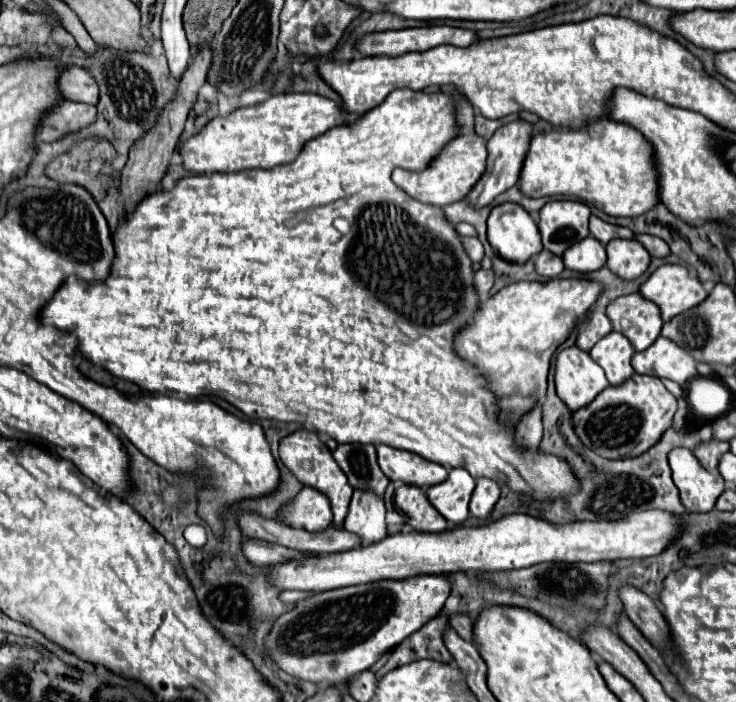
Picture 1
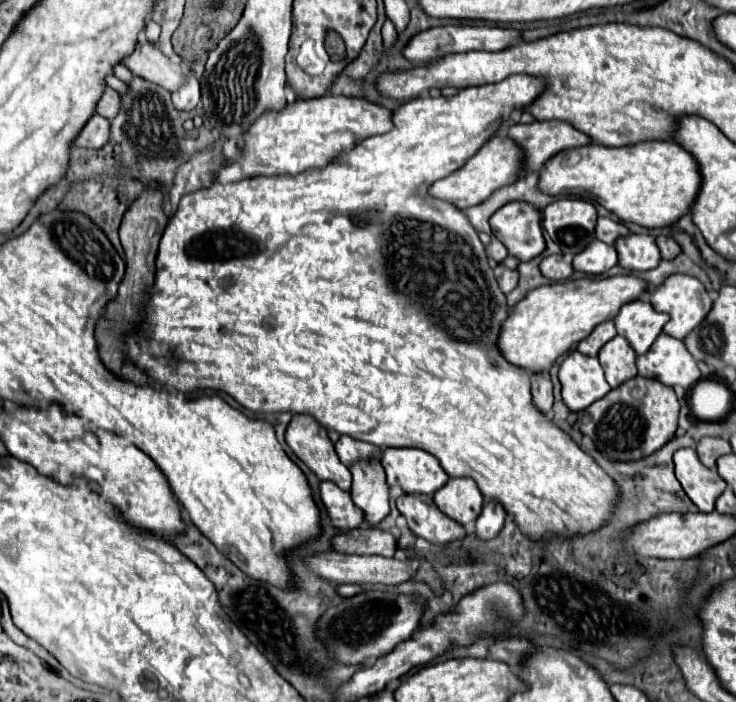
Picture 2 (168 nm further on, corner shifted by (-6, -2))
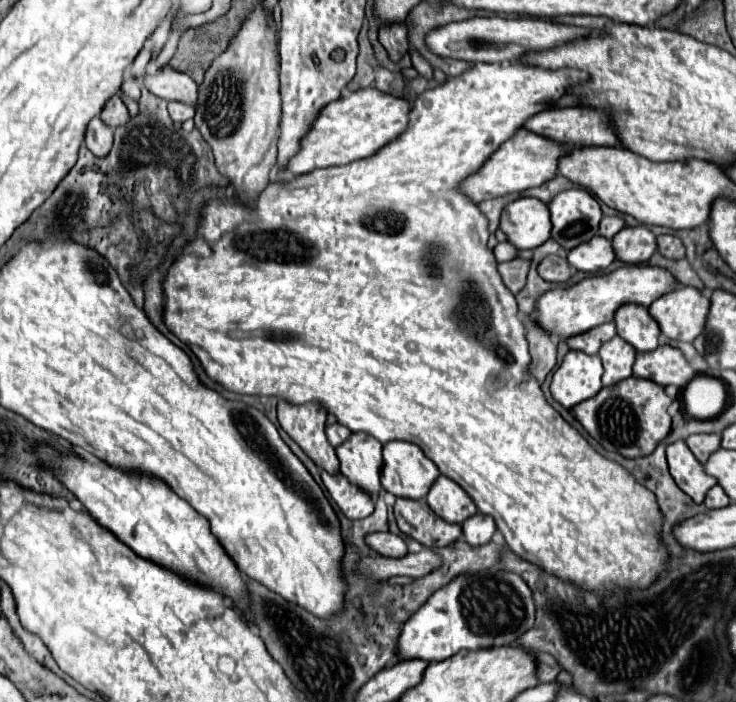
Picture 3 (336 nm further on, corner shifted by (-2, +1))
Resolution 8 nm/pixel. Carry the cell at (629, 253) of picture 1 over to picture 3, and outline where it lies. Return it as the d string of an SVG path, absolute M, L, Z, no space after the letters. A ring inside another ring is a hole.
M624 226L622 232L612 238L612 246L618 260L626 264L642 264L656 252L656 236L644 226Z

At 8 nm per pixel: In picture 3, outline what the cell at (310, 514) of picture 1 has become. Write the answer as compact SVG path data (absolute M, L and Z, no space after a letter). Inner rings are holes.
M322 470L322 482L324 482L326 490L330 492L332 500L340 506L340 510L350 520L366 518L374 512L372 496L366 496L366 492L362 492L362 488L354 488L354 484L350 484L350 480L346 480L346 476L342 476L340 472L330 474L330 472Z

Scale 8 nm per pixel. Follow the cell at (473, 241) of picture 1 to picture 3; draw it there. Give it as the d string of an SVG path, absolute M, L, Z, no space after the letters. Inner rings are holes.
M500 242L494 248L494 254L496 254L498 262L508 262L508 260L514 260L518 256L518 248L514 248L510 242Z

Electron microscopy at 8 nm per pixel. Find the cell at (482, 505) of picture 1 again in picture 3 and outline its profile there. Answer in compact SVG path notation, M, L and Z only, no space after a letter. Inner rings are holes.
M478 512L462 524L462 530L464 530L464 538L470 546L482 546L482 544L488 544L492 540L496 526L494 526L494 520L490 516Z

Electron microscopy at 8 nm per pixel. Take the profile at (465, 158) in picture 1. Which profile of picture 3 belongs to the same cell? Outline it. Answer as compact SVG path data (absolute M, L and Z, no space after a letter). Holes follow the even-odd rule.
M522 128L514 138L510 138L508 142L504 142L498 152L494 152L490 156L490 160L470 178L466 178L462 182L462 190L474 200L474 202L484 202L490 198L498 198L504 194L512 194L512 192L522 192L534 186L542 186L544 182L552 180L556 176L558 170L558 160L564 154L570 154L572 148L558 144L554 140L542 138L540 134L534 134L526 128Z

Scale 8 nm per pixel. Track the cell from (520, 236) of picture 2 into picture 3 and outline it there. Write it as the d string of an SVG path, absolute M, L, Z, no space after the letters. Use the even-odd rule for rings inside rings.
M518 198L504 208L500 230L520 250L538 248L550 238L550 210L538 198Z

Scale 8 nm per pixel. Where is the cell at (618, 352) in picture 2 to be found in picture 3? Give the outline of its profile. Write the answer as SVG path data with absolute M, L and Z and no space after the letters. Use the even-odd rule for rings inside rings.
M614 336L612 340L608 340L600 348L598 356L602 358L602 364L604 364L604 376L602 376L604 386L612 386L632 376L632 364L636 358L636 350L620 336Z

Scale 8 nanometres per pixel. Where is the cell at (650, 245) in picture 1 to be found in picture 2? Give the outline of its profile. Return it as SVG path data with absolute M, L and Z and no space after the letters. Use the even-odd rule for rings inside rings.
M656 237L656 245L660 249L662 259L674 259L676 255L680 255L680 247L672 237Z

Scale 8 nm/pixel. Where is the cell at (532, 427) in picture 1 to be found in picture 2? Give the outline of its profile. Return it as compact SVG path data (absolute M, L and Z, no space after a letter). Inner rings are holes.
M546 373L532 377L532 399L534 399L534 407L544 415L552 409L552 403L554 403L552 383Z

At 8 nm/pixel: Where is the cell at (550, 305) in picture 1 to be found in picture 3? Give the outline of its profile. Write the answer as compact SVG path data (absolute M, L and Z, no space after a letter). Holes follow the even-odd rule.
M622 266L610 274L584 278L582 282L578 282L570 288L556 288L556 290L546 292L538 300L540 316L536 320L552 336L566 340L574 334L580 334L580 332L586 332L594 326L600 326L606 320L610 322L614 318L614 312L624 304L640 304L640 306L648 308L662 294L672 292L676 288L676 284L678 284L678 280L666 268Z

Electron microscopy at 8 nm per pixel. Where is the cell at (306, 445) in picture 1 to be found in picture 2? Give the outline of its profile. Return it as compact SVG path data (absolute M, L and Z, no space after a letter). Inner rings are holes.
M310 415L292 417L286 429L286 443L320 481L332 481L342 491L350 491L350 469L340 463L326 429L322 429Z

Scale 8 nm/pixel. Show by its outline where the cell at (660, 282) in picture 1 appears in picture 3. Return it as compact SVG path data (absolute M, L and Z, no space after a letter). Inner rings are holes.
M678 286L676 290L658 298L650 308L650 316L658 322L660 332L676 342L694 342L702 334L708 318L710 300L692 286Z

